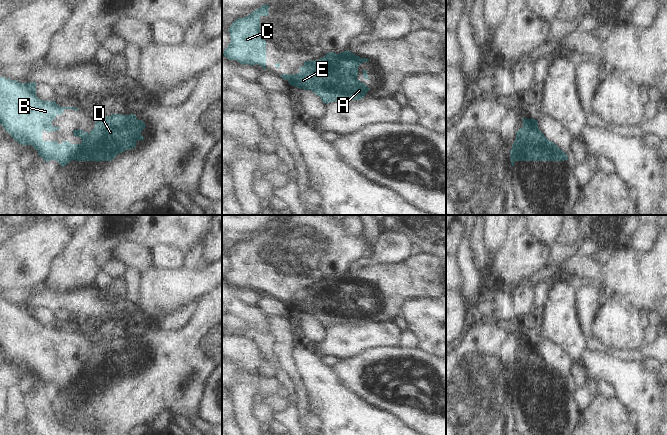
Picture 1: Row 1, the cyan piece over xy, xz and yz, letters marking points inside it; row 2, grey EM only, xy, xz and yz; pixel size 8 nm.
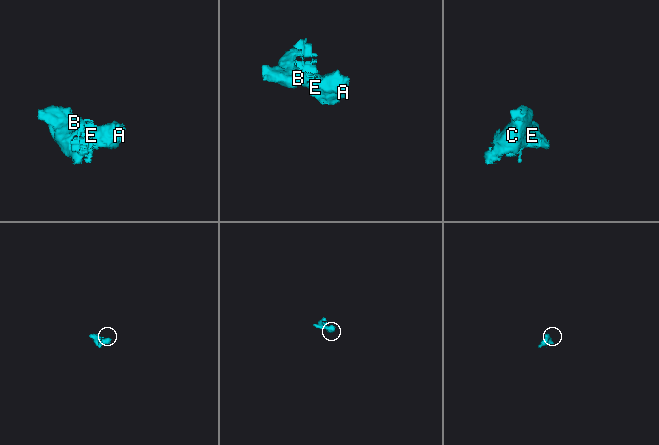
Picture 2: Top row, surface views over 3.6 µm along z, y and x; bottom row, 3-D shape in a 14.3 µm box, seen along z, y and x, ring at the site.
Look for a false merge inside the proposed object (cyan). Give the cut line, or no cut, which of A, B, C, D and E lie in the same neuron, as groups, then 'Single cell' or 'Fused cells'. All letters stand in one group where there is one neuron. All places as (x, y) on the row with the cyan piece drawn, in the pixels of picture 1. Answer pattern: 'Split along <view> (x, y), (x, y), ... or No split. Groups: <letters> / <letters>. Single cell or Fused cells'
Split along xy (89, 135), (87, 145), (74, 159). Groups: A D E / B C. Fused cells.

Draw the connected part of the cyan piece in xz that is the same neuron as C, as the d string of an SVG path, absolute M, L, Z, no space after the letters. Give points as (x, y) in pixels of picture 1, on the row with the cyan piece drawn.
M262 5L244 18L238 18L228 32L231 41L222 53L229 60L240 64L261 65L266 70L266 41L260 32L260 16L269 15L269 6Z

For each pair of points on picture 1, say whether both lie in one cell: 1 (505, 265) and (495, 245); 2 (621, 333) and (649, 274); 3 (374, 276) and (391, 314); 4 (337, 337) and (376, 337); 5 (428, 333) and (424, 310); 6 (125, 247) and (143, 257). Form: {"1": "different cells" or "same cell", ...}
{"1": "different cells", "2": "different cells", "3": "same cell", "4": "same cell", "5": "same cell", "6": "same cell"}

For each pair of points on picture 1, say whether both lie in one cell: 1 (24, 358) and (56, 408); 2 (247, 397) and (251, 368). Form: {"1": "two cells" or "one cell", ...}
{"1": "one cell", "2": "one cell"}

